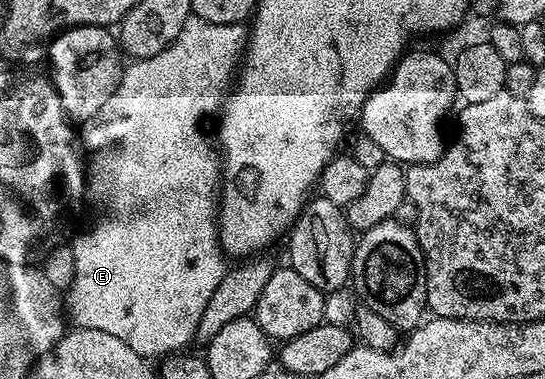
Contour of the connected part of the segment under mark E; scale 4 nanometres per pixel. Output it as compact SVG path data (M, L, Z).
M194 17L187 19L177 33L177 37L161 53L148 59L136 59L128 62L123 69L123 76L109 101L101 105L92 119L86 120L81 127L81 141L89 156L87 168L87 195L89 211L91 207L91 224L70 240L73 249L73 265L75 276L70 287L65 291L65 311L70 322L76 327L104 330L105 333L118 337L133 349L135 353L146 359L164 358L175 352L184 350L190 340L196 338L201 313L205 313L205 305L209 305L209 297L213 297L217 285L221 285L224 275L229 270L228 260L219 242L219 197L221 194L221 155L216 144L207 140L203 132L203 118L206 115L220 114L225 100L232 90L233 80L241 67L241 60L247 49L249 31L243 23L233 25L213 25L213 21L201 21Z

